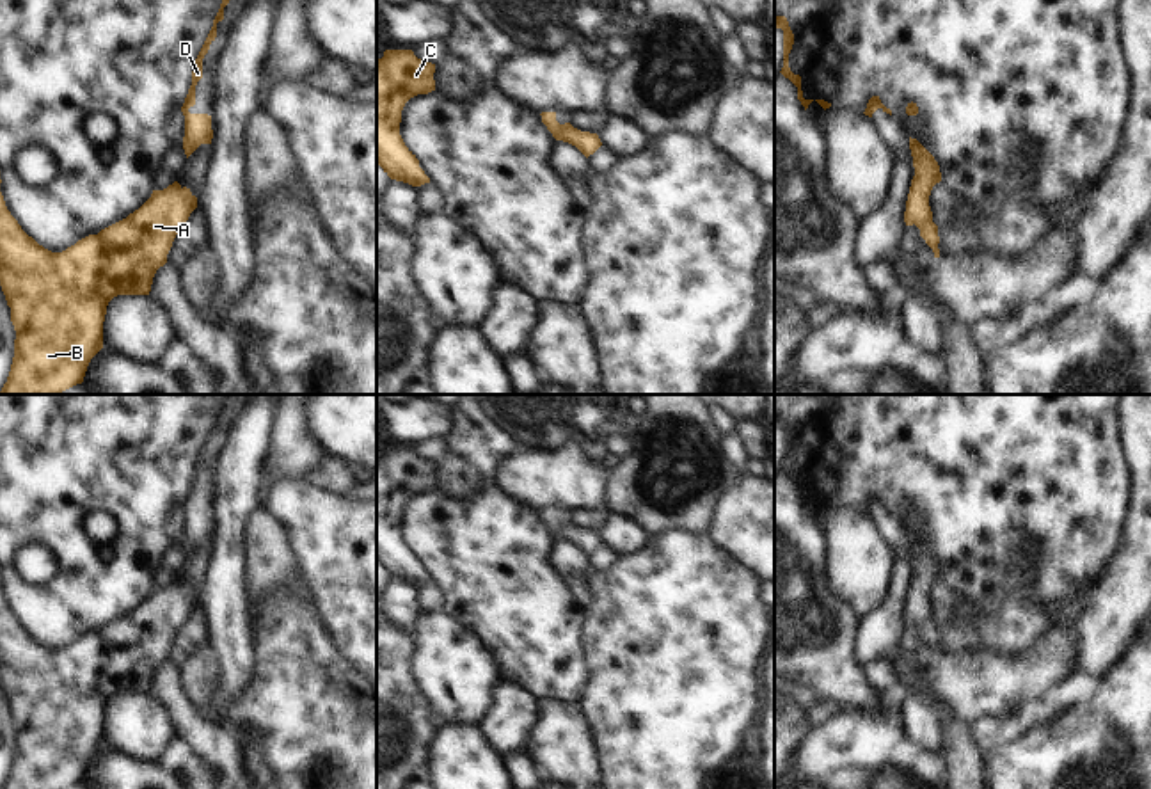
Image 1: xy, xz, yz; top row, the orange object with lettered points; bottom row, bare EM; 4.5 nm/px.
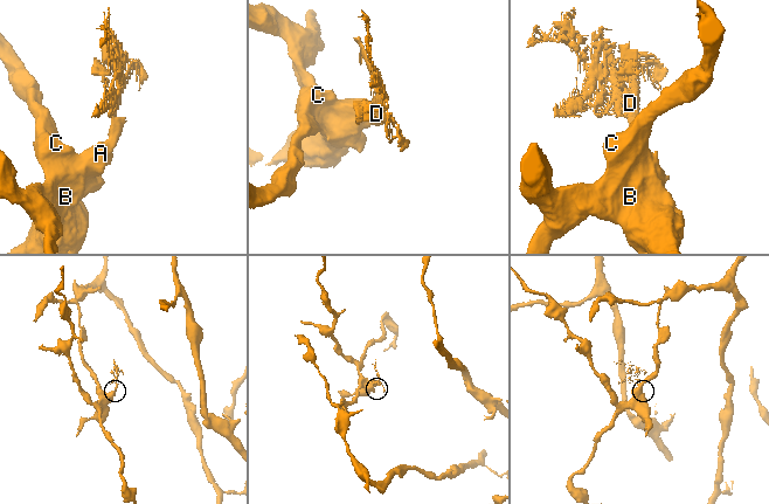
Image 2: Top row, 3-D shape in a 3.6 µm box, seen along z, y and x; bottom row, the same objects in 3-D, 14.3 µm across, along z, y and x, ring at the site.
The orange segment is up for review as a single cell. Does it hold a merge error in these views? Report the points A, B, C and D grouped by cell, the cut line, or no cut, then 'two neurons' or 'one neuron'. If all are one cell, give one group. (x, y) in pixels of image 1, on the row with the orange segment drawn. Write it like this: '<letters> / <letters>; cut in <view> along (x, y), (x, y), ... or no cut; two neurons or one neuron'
A B C D; no cut; one neuron

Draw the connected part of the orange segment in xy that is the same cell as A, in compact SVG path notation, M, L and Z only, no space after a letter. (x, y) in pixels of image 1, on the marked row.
M178 181L151 197L126 219L89 235L62 252L52 252L28 236L11 215L0 192L0 286L16 331L14 357L0 394L60 394L82 384L91 359L103 348L103 322L108 302L117 295L149 295L153 277L167 263L179 229L197 208L197 197Z

